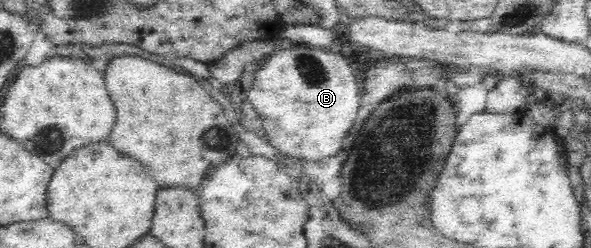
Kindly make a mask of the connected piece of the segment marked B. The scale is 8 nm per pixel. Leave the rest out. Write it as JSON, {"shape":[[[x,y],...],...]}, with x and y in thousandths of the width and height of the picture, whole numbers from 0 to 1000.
{"shape":[[[518,181],[481,202],[469,194],[442,250],[440,278],[430,286],[425,343],[418,403],[447,480],[455,573],[484,625],[504,625],[508,645],[541,649],[569,625],[606,472],[609,351],[592,262],[570,194],[525,194]]]}

